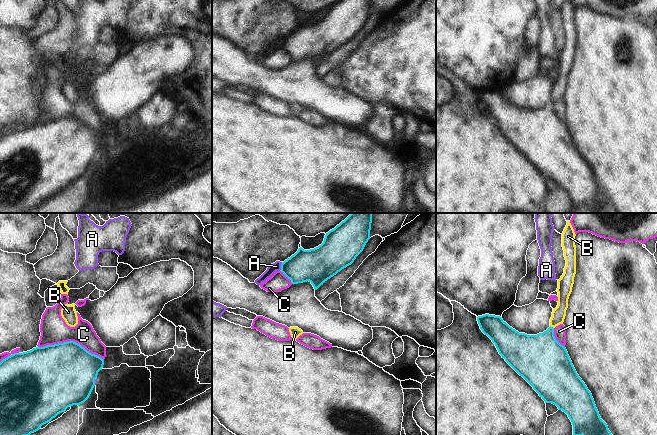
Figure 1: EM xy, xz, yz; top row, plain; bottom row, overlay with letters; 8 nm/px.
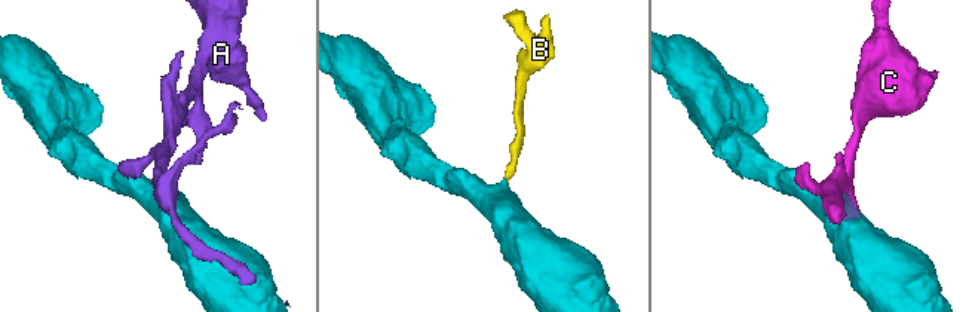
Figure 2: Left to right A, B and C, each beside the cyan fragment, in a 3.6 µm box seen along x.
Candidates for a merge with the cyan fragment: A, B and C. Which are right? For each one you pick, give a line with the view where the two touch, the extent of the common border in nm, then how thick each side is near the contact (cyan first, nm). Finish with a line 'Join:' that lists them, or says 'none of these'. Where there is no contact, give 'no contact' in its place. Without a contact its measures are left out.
B: meets cyan in yz; contact 40 nm long; 360 nm thick on the cyan side, 110 nm on the other
Join: B

